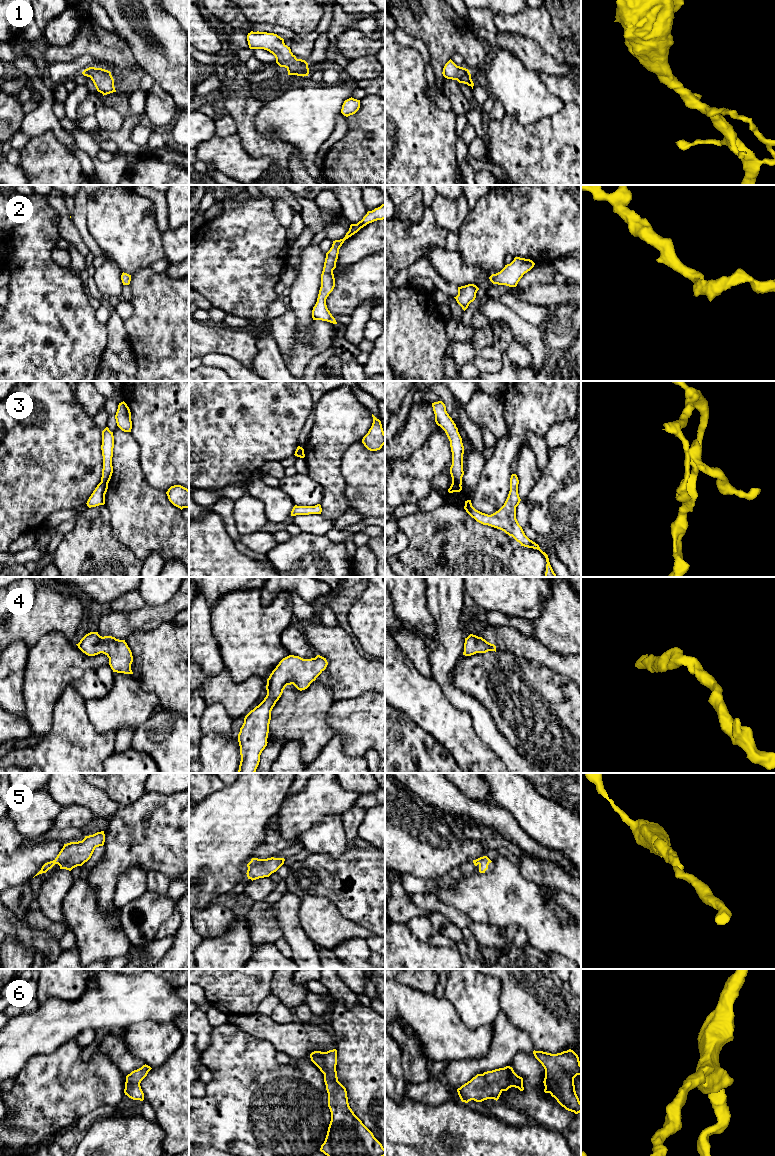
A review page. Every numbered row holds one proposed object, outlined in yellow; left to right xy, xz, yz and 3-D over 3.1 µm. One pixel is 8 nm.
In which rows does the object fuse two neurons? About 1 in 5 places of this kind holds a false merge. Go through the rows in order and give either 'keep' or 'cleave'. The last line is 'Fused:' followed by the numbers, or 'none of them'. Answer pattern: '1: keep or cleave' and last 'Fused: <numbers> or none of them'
1: keep
2: keep
3: cleave
4: keep
5: keep
6: keep
Fused: 3

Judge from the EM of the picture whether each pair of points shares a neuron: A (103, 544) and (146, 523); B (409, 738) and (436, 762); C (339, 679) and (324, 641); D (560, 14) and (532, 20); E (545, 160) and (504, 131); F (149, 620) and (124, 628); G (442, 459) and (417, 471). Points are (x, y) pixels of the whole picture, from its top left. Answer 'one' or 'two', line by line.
A: two
B: one
C: one
D: two
E: one
F: one
G: one

